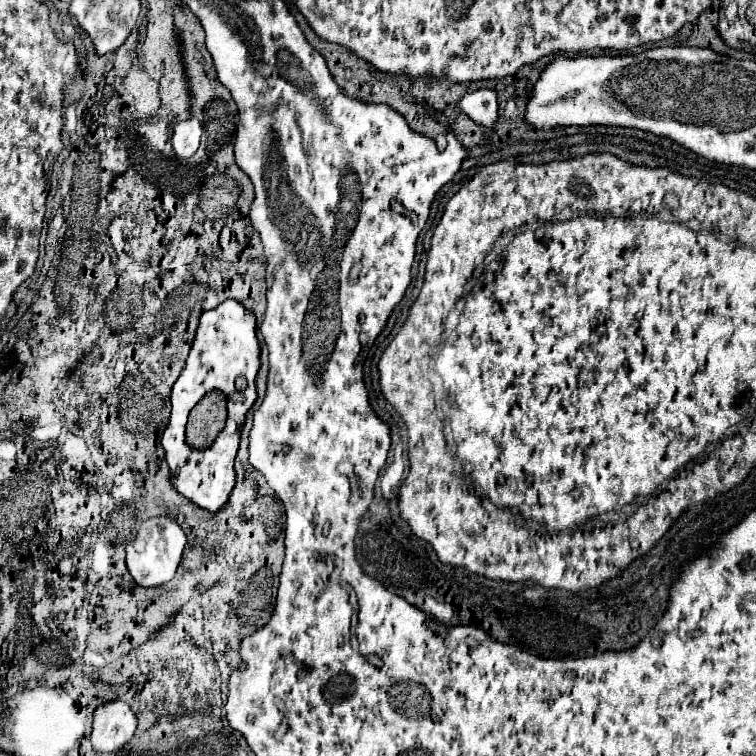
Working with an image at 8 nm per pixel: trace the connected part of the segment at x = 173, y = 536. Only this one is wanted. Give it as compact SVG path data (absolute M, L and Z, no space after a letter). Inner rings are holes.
M168 516L148 518L140 526L136 538L126 544L126 566L128 566L134 582L144 588L154 588L154 586L162 586L162 584L170 582L180 564L184 546L186 546L186 534L178 522L174 522Z

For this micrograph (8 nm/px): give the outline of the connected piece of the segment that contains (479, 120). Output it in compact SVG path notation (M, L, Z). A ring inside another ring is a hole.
M478 90L472 94L466 94L458 108L468 114L478 126L486 128L486 134L494 134L498 128L498 98L494 90Z

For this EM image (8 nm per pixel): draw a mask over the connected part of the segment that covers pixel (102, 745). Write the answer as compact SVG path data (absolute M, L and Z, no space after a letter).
M122 700L102 702L94 710L90 740L96 752L116 752L126 746L136 732L136 716Z

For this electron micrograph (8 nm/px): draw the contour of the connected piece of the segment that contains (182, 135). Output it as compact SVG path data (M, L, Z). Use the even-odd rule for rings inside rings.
M196 118L178 122L174 126L172 134L172 148L178 158L190 158L196 154L200 146L200 136L202 136L202 124Z

